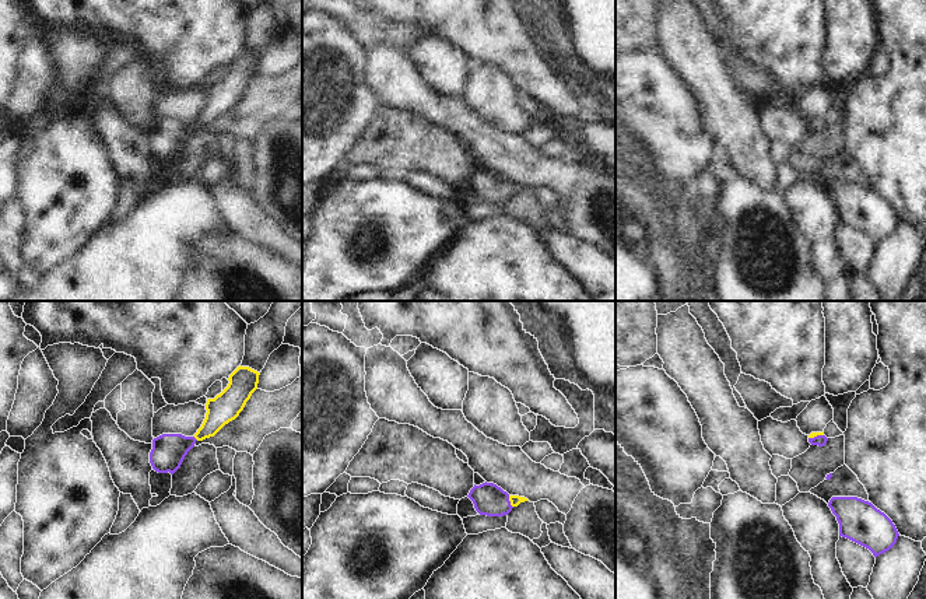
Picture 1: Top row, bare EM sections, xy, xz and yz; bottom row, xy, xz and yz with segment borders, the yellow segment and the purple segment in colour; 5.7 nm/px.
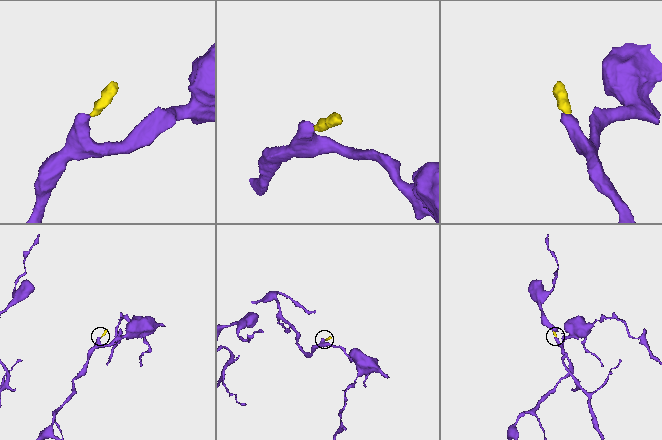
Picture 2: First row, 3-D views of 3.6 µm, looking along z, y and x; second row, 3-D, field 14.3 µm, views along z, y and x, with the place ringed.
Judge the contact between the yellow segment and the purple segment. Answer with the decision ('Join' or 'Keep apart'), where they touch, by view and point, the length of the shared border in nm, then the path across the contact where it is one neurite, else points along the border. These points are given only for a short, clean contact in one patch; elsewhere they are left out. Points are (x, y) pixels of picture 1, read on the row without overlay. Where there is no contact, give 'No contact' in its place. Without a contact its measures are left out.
Join. Touches yellow at xz (509, 186). Shared border 80 nm. Path across: xz (515, 186), (509, 186), (488, 185).

